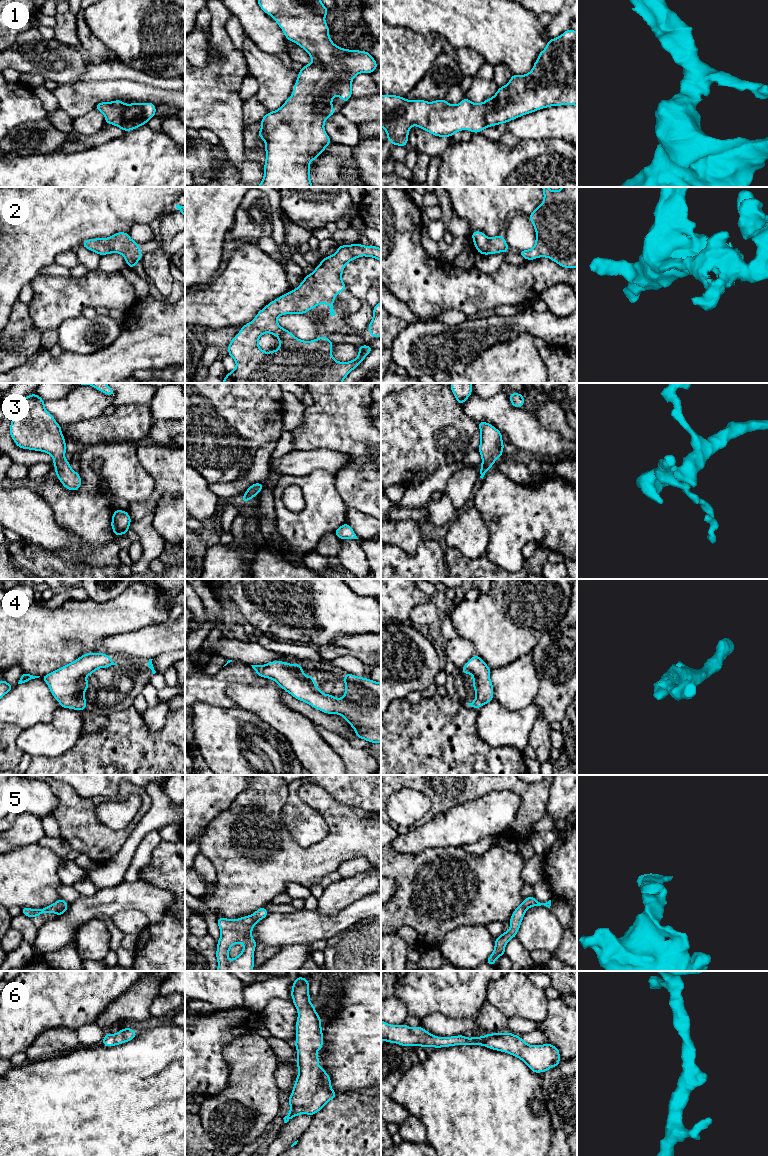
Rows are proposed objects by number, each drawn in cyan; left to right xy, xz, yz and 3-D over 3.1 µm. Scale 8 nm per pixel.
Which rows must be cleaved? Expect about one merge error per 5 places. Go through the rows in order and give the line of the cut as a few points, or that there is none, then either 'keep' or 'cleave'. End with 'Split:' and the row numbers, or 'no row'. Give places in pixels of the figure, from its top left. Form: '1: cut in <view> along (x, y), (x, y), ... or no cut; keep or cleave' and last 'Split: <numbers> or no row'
1: no cut; keep
2: no cut; keep
3: no cut; keep
4: no cut; keep
5: no cut; keep
6: no cut; keep
Split: no row

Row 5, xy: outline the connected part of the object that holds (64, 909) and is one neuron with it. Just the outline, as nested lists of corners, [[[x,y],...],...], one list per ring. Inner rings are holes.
[[[59,899],[55,903],[42,908],[42,909],[31,909],[24,907],[21,909],[21,913],[28,916],[29,918],[40,916],[42,913],[55,913],[57,916],[61,916],[68,909],[68,904],[64,899]]]

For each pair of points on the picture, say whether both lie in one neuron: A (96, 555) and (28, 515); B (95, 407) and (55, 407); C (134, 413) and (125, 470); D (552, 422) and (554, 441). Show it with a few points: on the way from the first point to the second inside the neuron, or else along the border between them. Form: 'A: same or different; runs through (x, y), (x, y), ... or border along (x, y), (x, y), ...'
A: same; runs through (79, 551), (72, 544), (56, 540), (45, 531)
B: same; runs through (85, 407), (65, 407)
C: different; border along (107, 442), (135, 442), (137, 444)
D: different; border along (535, 415), (545, 427), (556, 431), (566, 442)

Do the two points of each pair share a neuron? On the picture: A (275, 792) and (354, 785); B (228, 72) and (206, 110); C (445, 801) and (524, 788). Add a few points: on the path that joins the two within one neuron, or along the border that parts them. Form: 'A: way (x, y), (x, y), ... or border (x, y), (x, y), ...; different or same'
A: border (289, 785), (289, 796), (282, 813); different
B: way (220, 81), (206, 101); same
C: way (465, 786), (504, 785); same

